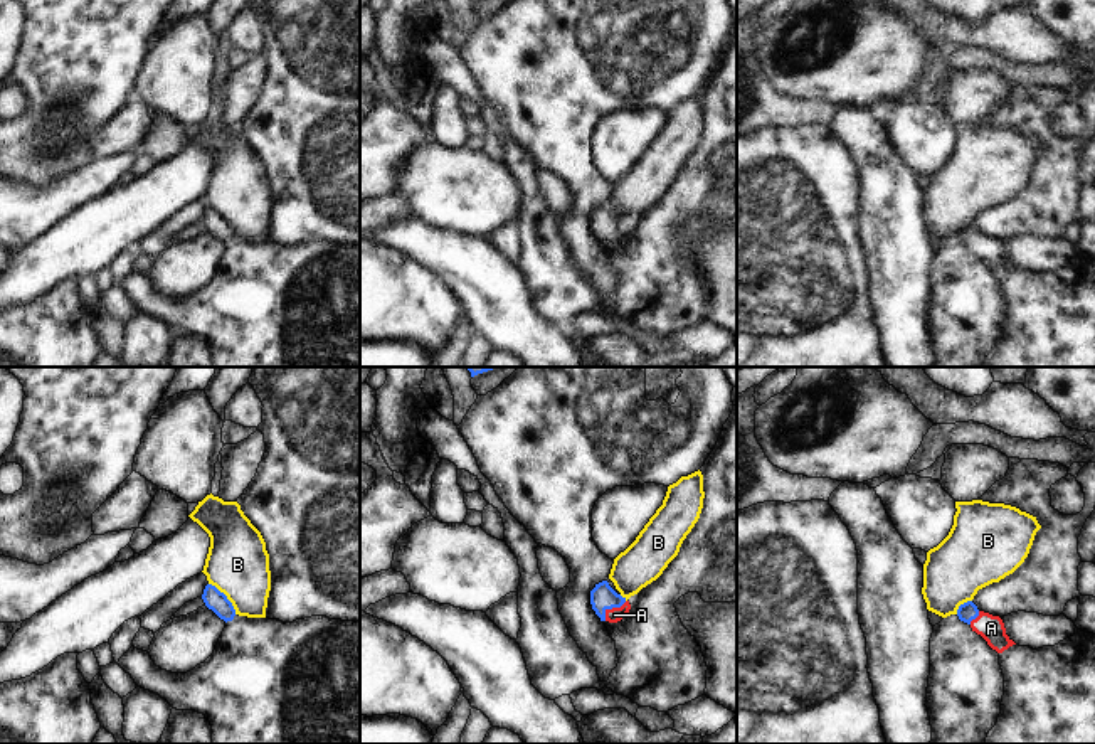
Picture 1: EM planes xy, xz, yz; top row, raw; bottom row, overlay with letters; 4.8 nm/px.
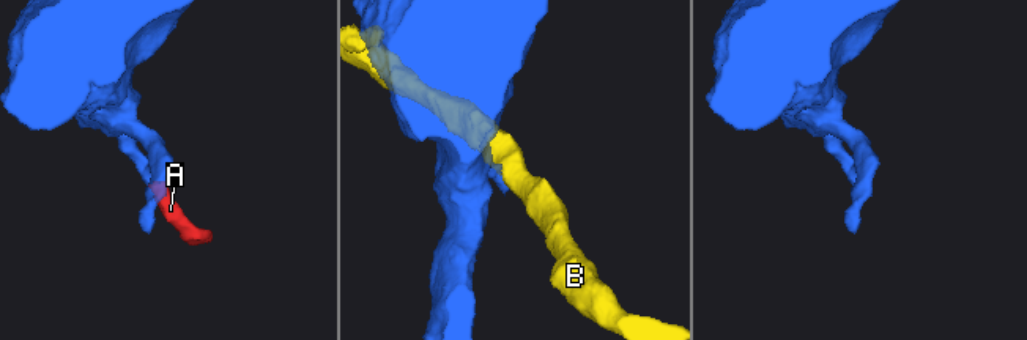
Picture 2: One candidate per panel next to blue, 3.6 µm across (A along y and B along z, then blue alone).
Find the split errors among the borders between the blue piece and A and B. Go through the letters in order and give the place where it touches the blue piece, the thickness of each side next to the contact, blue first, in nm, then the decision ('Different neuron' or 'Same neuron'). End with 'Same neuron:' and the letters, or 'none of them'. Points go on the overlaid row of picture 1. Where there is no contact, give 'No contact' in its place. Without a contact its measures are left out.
A: Touches blue at xz (611, 608). Thickness 120 nm (blue) against 70 nm. Same neuron
B: Touches blue at xy (226, 596). Thickness 100 nm (blue) against 300 nm. Different neuron
Same neuron: A.

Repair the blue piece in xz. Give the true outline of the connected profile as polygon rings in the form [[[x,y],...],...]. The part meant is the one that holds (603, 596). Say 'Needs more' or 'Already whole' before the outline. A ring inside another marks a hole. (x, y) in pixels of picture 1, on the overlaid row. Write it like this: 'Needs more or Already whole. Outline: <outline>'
Needs more. Outline: [[[607,581],[595,584],[590,591],[590,604],[600,621],[617,623],[631,609],[631,604],[626,598],[617,594]]]

